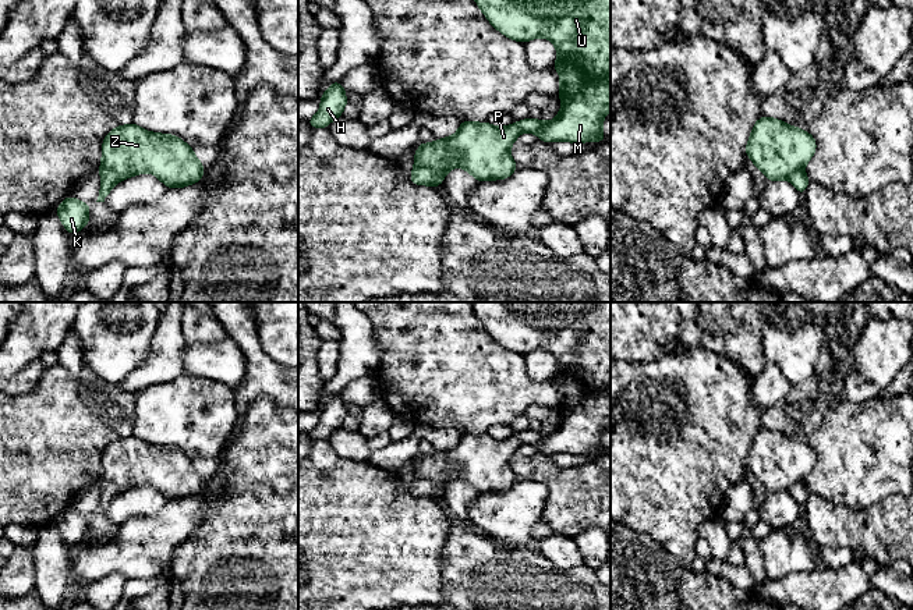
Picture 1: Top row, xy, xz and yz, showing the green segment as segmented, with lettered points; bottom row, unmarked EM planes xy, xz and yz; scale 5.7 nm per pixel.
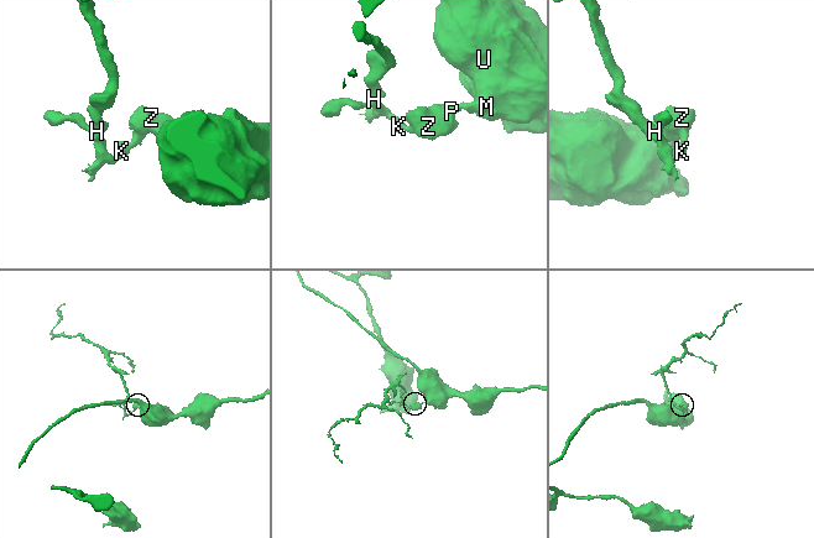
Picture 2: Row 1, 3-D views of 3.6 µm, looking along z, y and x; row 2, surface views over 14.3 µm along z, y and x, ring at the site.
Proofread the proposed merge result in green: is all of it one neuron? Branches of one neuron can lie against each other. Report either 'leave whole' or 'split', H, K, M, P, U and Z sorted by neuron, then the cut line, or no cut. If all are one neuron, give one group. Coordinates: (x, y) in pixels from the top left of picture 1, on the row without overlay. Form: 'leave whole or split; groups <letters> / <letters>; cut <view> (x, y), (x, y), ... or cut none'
split; groups H K / M P U Z; cut xz (416, 478), (428, 481), (441, 493)

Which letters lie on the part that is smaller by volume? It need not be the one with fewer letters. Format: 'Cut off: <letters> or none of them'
Cut off: H, K

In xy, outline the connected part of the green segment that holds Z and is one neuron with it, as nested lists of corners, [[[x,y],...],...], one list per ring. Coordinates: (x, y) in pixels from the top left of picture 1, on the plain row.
[[[134,435],[117,437],[105,448],[100,479],[123,490],[152,485],[166,500],[197,496],[205,482],[180,448],[149,444]]]

